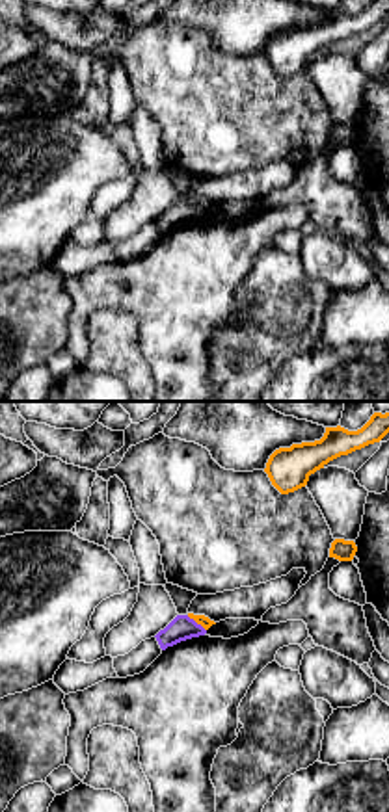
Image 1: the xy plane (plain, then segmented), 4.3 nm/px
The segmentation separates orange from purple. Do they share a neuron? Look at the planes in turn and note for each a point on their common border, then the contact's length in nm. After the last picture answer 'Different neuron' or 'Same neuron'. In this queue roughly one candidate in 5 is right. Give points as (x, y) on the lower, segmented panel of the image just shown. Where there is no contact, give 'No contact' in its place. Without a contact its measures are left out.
Touches orange at (196, 621). Shared border 110 nm

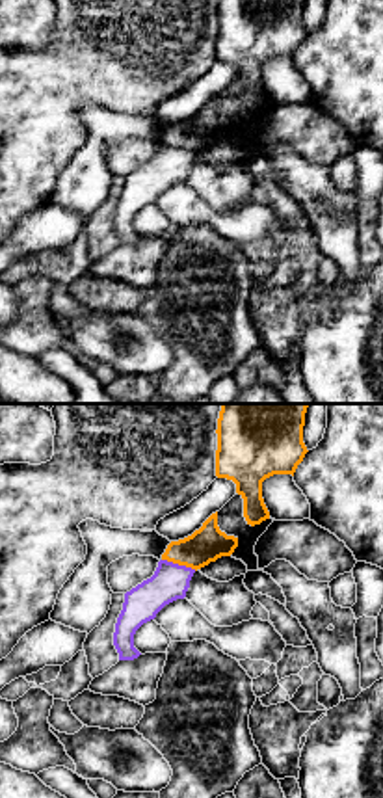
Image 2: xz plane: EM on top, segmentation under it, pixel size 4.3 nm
Touches orange at (179, 564). Shared border 160 nm

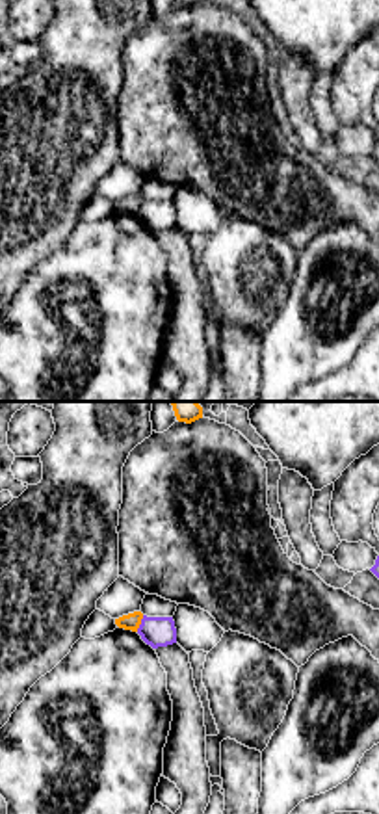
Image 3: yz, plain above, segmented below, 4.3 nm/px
Touches orange at (140, 623). Shared border 80 nm

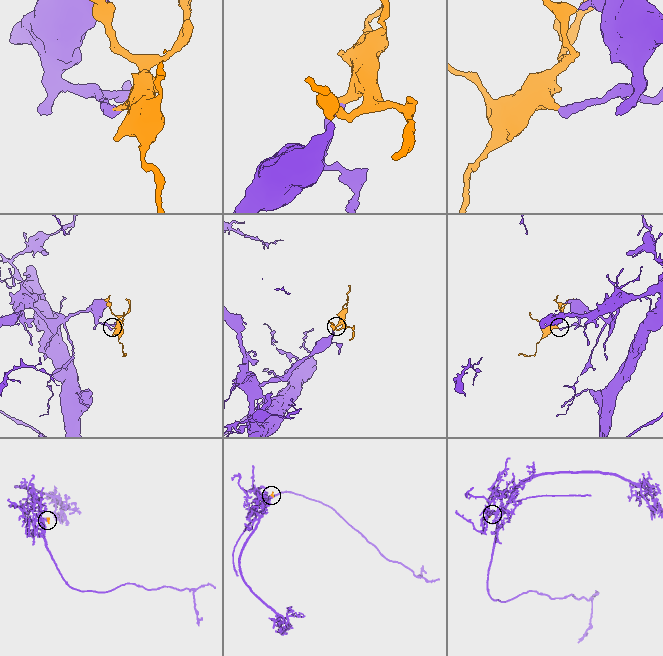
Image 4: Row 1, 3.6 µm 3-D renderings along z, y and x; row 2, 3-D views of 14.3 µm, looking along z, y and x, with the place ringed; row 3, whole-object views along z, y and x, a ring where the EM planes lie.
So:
Different neuron

